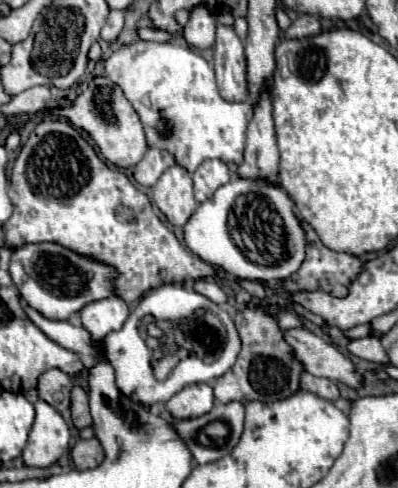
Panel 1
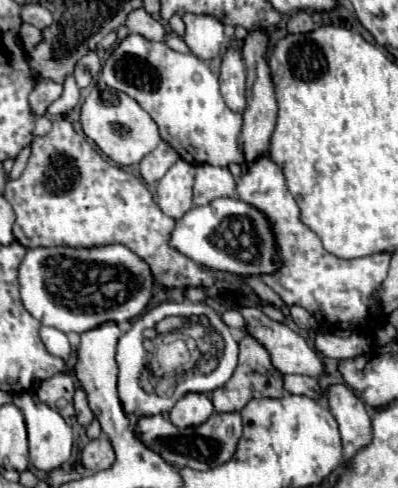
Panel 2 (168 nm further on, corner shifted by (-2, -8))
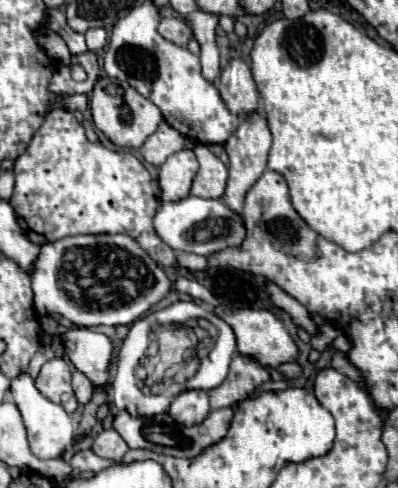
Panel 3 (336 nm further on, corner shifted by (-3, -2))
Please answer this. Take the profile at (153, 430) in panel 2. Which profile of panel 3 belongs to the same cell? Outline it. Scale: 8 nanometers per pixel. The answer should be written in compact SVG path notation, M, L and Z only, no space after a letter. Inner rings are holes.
M220 408L220 410L212 410L208 414L208 418L200 424L182 426L182 424L174 422L168 414L158 414L152 418L142 418L142 416L132 418L126 410L120 410L114 418L114 428L124 438L128 448L144 448L144 450L152 450L156 454L168 454L168 456L176 456L176 458L196 458L206 448L218 444L228 434L232 416L234 416L232 408Z

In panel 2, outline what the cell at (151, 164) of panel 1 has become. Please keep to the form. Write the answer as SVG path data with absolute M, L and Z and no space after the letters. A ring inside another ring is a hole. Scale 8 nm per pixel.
M159 142L159 146L149 152L141 162L139 162L139 172L143 176L145 182L157 182L165 176L165 172L179 160L179 154L167 144L167 142Z

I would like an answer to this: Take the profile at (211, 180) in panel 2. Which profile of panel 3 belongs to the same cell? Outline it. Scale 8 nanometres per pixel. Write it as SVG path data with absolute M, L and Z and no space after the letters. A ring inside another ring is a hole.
M196 146L194 154L200 162L200 170L194 178L190 194L200 198L220 198L226 190L228 166L218 156L214 156L206 146Z

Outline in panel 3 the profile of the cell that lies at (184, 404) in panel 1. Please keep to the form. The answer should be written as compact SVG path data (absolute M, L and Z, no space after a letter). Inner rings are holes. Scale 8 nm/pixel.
M184 390L174 398L168 414L182 426L194 426L208 416L208 394L204 390Z

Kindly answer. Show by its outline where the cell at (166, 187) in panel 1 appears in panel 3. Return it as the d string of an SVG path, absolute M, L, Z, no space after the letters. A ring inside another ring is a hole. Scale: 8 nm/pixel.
M180 150L160 166L160 200L162 202L180 202L190 194L192 180L198 170L198 160L192 150Z

